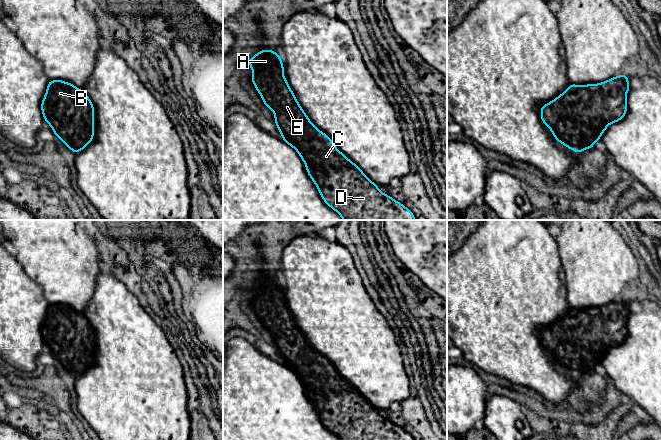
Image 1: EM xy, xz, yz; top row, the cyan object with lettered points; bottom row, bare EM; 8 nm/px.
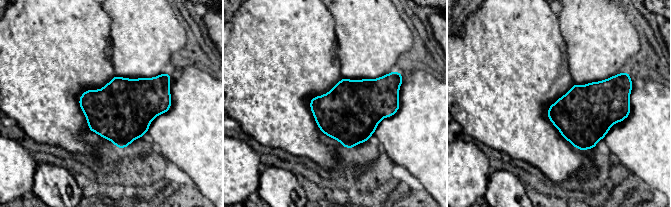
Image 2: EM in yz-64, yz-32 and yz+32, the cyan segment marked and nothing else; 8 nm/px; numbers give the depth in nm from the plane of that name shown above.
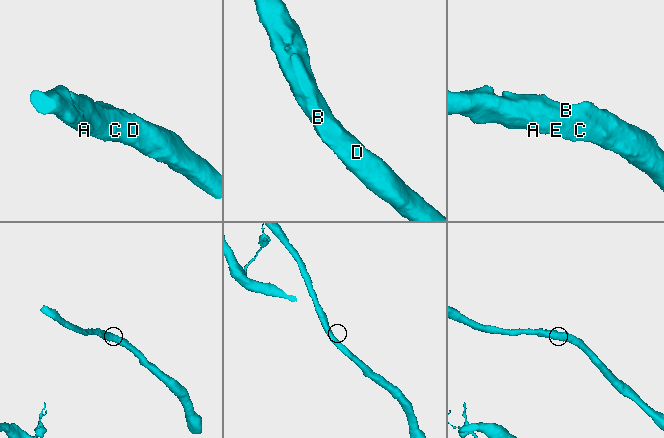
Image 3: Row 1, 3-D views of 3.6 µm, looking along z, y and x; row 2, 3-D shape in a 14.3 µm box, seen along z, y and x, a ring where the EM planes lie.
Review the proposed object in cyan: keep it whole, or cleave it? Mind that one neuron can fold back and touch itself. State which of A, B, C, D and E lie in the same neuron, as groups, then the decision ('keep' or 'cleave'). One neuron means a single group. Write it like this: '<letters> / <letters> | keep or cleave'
A B C D E | keep

